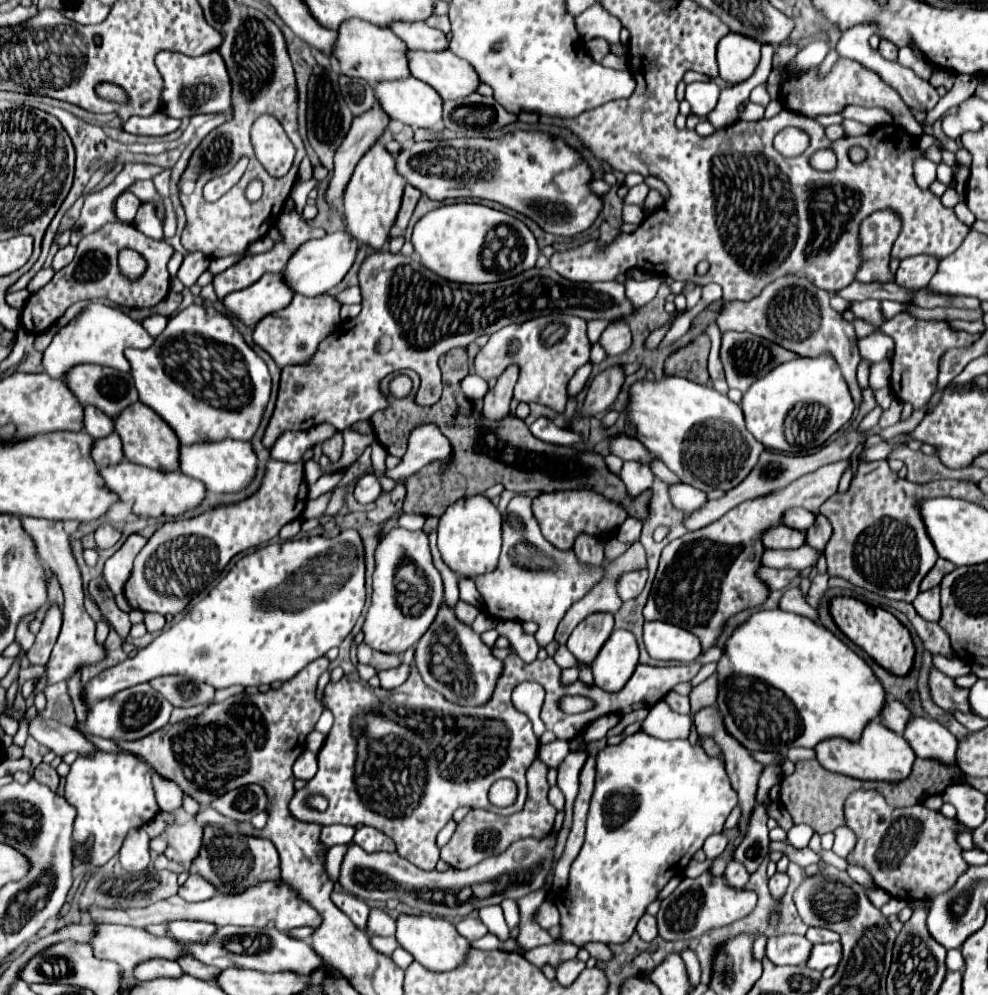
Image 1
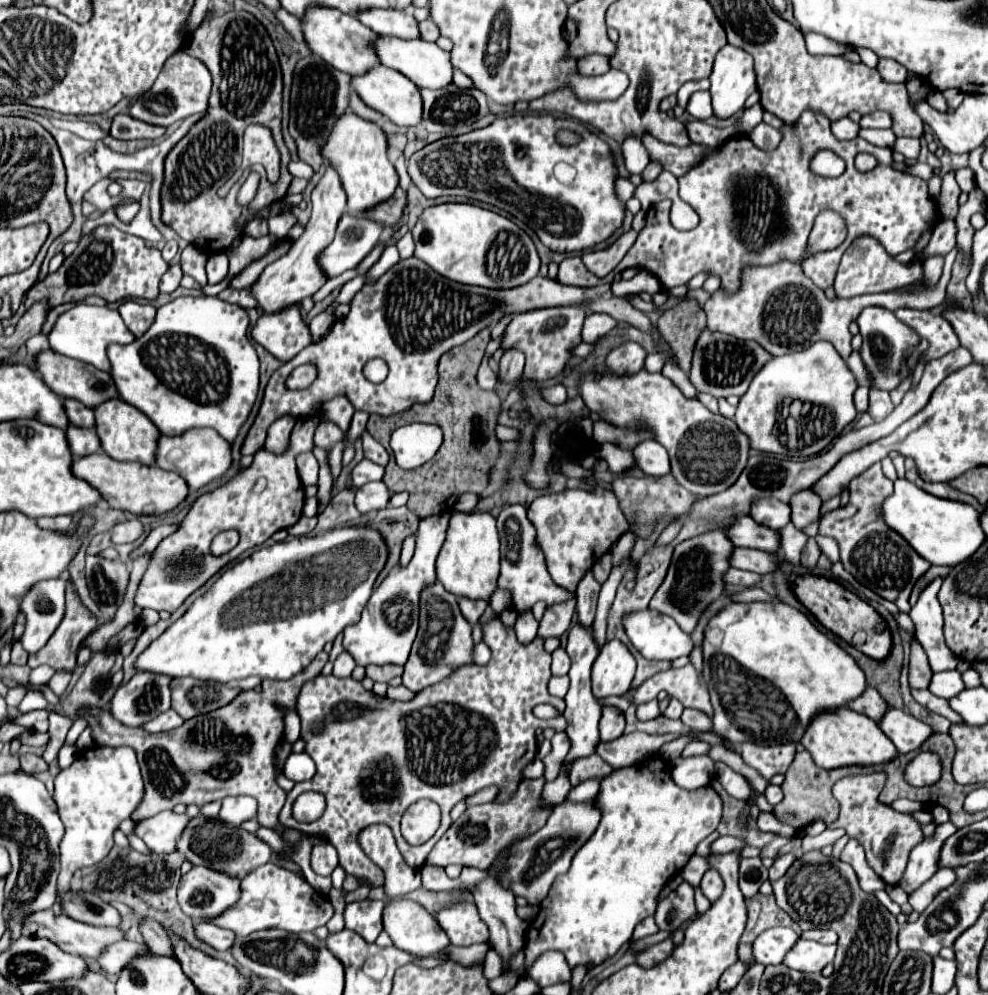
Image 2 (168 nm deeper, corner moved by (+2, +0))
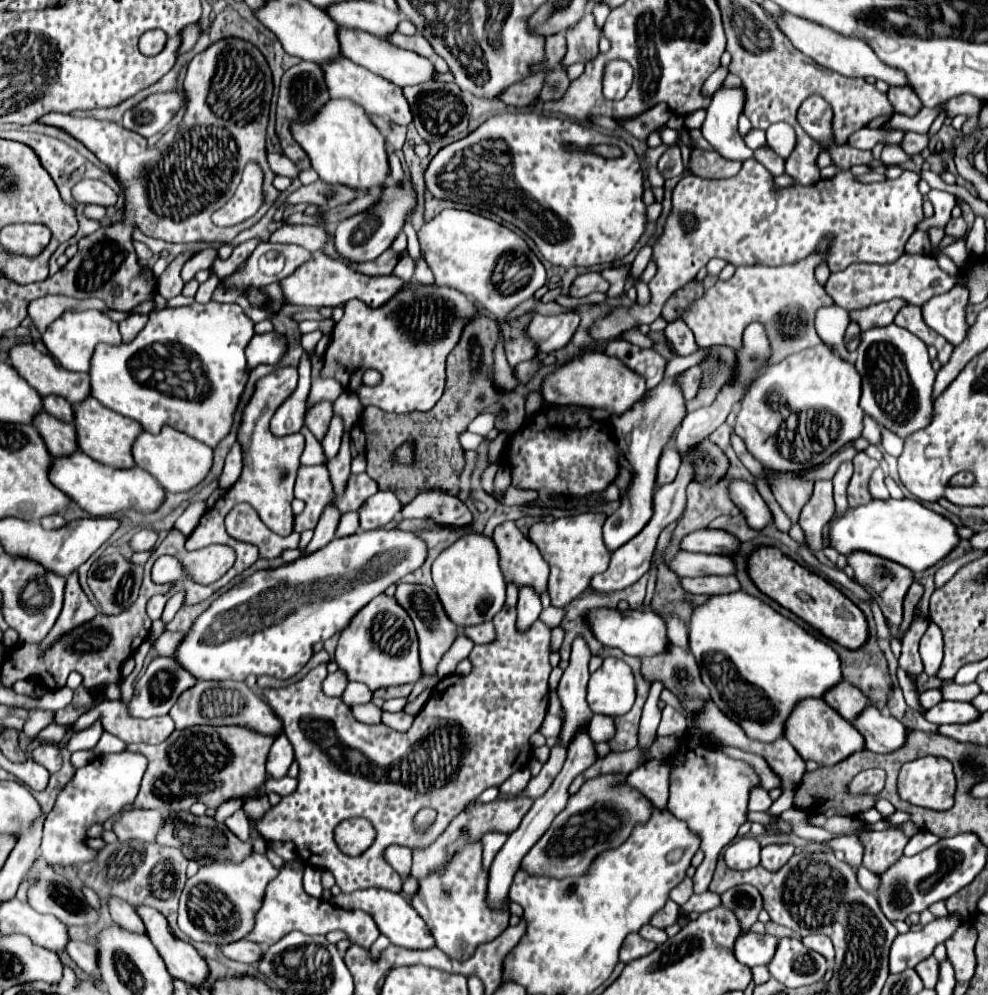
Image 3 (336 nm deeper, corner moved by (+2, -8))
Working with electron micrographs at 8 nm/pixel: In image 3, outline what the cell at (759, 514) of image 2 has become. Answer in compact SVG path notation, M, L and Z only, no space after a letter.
M730 480L728 492L732 496L732 502L740 508L740 512L746 516L752 528L762 530L766 524L772 522L772 514L764 504L762 496L758 494L758 490L754 488L754 484L746 480Z

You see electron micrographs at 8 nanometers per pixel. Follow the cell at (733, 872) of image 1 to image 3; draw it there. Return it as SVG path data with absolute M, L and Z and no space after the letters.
M704 892L704 894L694 894L684 906L680 906L680 912L678 912L678 918L686 916L686 912L708 912L712 908L720 906L720 896L718 894L712 894L712 892Z

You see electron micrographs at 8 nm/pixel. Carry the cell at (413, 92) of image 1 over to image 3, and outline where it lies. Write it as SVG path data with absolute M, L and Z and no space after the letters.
M330 60L326 64L322 64L322 70L324 70L324 82L328 86L328 92L330 92L330 98L348 98L356 104L360 104L368 114L374 114L374 116L382 116L382 118L388 118L390 122L394 124L402 124L402 126L408 126L412 122L412 114L410 114L410 108L408 108L408 102L402 94L402 90L398 86L394 86L392 82L356 66L354 62L350 60Z

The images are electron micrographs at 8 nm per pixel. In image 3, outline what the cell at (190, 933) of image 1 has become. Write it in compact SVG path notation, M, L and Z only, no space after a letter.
M248 940L220 946L220 950L222 950L228 958L238 960L238 962L246 962L246 964L256 964L256 962L260 962L260 954L264 954L264 948L262 948L260 944L248 942Z

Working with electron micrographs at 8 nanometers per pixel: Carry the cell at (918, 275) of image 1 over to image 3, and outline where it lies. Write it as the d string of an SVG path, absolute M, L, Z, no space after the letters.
M960 216L960 218L952 218L948 224L946 224L946 234L952 234L952 236L962 236L962 234L966 234L966 230L968 230L968 224L964 222L964 218Z

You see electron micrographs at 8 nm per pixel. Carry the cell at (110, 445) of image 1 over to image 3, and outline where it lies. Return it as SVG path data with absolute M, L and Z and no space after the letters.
M40 410L32 420L32 426L44 438L44 444L48 446L48 452L52 454L52 458L68 456L78 450L76 430L72 424L60 422L58 418L52 418L48 412Z

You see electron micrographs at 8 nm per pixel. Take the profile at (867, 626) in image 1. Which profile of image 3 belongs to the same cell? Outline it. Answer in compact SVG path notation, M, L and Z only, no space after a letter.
M758 546L748 556L748 576L756 584L756 588L778 602L782 608L790 610L810 626L818 628L824 636L830 640L854 650L860 648L868 638L868 626L866 618L860 612L860 608L848 600L836 586L832 586L822 576L808 572L808 568L800 566L792 558L788 558L780 548L774 546Z

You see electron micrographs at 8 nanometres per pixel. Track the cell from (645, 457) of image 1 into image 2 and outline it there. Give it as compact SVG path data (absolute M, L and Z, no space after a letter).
M654 440L638 444L634 450L636 466L648 476L664 476L670 472L670 460L664 446Z

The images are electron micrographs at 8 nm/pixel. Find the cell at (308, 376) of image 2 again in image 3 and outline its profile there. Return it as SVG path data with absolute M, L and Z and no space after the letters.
M288 366L288 368L278 368L274 372L270 372L268 376L260 378L254 386L254 394L250 398L250 402L244 406L242 410L242 422L240 422L240 428L238 428L238 444L242 448L242 474L240 478L236 480L234 486L230 486L220 498L218 502L206 510L206 514L202 516L200 524L196 526L196 530L190 534L190 538L186 540L186 550L198 550L198 548L204 548L204 546L210 546L210 544L226 544L230 546L234 552L236 552L236 562L234 566L214 584L208 584L208 586L202 586L202 584L188 584L188 586L172 586L170 592L166 592L164 596L152 596L148 600L148 606L146 606L146 612L152 620L158 620L162 616L162 610L168 602L168 598L172 594L176 594L178 590L186 590L186 602L188 604L198 604L206 598L210 598L216 590L220 590L222 586L226 586L234 576L238 576L240 572L244 572L248 566L252 566L256 560L258 560L258 550L250 544L244 544L244 542L236 542L234 538L228 536L226 528L224 528L224 518L226 514L240 502L248 502L252 504L252 508L260 514L262 522L278 536L288 536L292 534L292 522L294 522L294 516L292 514L292 490L294 490L294 482L296 482L296 472L300 468L300 454L304 450L304 436L302 434L292 434L292 436L284 436L284 438L278 438L270 432L268 424L270 424L270 418L274 414L274 410L294 392L298 384L298 368L296 366Z

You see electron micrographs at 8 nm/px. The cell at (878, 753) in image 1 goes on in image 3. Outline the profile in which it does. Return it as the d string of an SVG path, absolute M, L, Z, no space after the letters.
M804 698L804 702L796 704L796 710L792 710L792 718L788 718L788 726L784 728L784 738L804 760L814 760L820 766L834 766L852 752L864 750L864 738L860 732L836 714L836 710L832 710L822 698Z

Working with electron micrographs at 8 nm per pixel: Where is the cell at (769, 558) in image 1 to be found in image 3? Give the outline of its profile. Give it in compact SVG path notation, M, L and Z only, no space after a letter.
M680 552L676 558L668 562L668 568L684 578L684 576L706 576L706 574L734 574L734 562L728 556L716 556L716 554L692 554L692 552Z

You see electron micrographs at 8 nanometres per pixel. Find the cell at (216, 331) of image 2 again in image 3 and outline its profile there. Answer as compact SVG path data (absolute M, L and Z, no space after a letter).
M208 302L180 308L154 310L146 326L132 342L118 346L98 344L90 362L90 396L126 418L136 420L146 432L158 434L162 426L172 426L214 448L232 426L234 410L248 382L244 348L254 336L254 322L238 304Z

